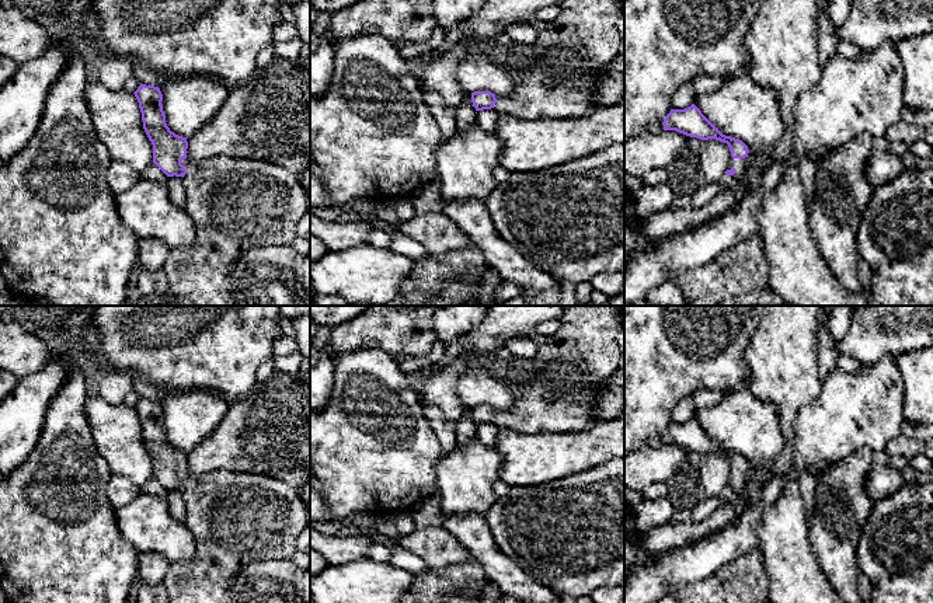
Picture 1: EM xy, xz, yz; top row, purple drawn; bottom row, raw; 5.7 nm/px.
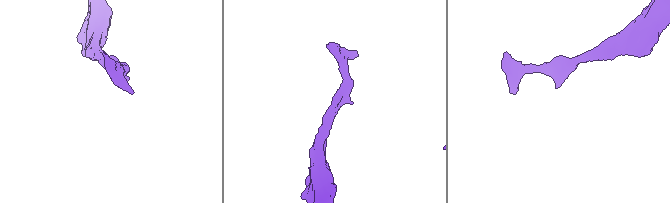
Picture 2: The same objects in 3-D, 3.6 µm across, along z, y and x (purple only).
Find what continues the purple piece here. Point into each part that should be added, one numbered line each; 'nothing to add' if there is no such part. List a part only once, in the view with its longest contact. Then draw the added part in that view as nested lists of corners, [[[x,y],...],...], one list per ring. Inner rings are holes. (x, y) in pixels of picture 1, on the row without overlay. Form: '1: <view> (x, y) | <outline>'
1: xy (236, 518) | [[[215,470],[181,475],[187,488],[180,491],[187,506],[185,527],[195,540],[189,561],[173,564],[163,585],[168,603],[231,603],[237,576],[255,561],[292,560],[296,541],[310,522],[310,510],[300,491],[269,475]]]

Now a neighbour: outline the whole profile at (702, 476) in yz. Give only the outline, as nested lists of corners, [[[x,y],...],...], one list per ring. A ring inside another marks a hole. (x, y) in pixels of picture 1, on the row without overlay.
[[[687,450],[686,461],[665,482],[673,510],[692,510],[706,498],[717,496],[728,484],[730,474],[727,457]]]

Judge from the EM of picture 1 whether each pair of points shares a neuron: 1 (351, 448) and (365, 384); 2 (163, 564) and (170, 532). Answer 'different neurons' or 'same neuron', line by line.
1: same neuron
2: different neurons

